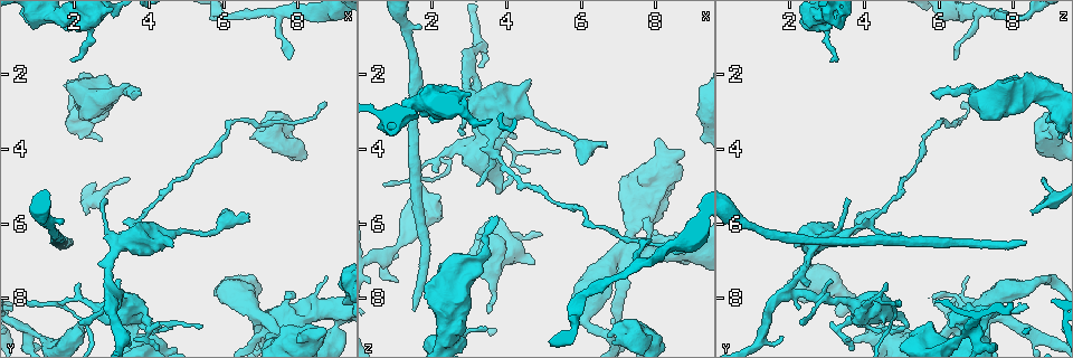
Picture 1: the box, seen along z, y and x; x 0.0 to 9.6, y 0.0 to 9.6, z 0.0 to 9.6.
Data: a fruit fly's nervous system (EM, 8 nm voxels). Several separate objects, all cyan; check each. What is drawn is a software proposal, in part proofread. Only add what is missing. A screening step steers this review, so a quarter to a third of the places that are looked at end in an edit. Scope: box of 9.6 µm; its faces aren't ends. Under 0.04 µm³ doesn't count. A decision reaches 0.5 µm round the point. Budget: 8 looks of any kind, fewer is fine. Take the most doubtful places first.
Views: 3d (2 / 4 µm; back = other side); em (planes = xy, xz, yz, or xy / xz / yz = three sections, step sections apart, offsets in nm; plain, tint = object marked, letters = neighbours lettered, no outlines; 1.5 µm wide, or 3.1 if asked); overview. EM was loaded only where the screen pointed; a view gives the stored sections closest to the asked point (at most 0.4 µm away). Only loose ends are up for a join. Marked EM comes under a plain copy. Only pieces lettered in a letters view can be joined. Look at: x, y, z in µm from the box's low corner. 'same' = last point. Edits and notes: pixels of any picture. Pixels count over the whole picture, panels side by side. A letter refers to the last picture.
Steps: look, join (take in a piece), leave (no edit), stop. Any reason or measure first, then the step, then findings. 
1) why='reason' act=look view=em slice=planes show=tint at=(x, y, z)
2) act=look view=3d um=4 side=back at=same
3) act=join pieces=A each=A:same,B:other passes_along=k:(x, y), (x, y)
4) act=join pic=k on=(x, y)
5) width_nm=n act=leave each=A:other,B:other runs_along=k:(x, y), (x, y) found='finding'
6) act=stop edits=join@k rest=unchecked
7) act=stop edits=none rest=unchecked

why='branch stops here' act=look view=3d um=2 at=(1.45, 6.45, 8.35)

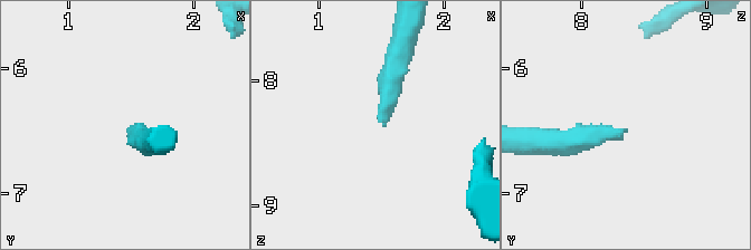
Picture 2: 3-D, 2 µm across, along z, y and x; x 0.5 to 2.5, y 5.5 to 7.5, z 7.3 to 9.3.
why='shape alone is not enough' act=look view=em slice=yz step=8 show=letters at=(1.52, 6.48, 8.38)

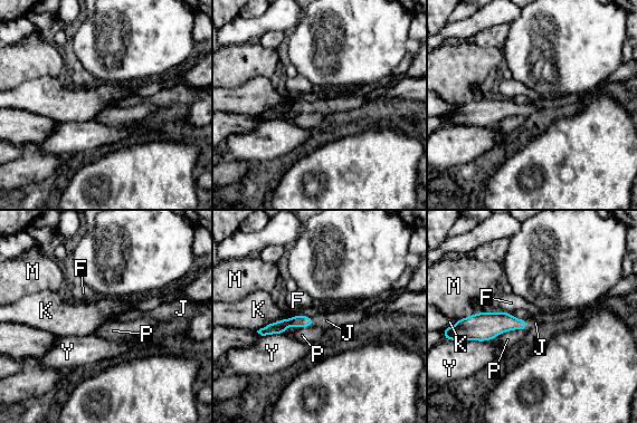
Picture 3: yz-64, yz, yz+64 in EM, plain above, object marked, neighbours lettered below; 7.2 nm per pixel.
act=join pieces=J each=F:other,J:same,K:other,M:other,P:other,Y:other passes_along=3:(492, 324), (526, 324), (532, 323) found='the neuron continues'

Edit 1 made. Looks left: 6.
why='free end' act=look view=em slice=planes show=tint at=(6.05, 5.55, 4.35)

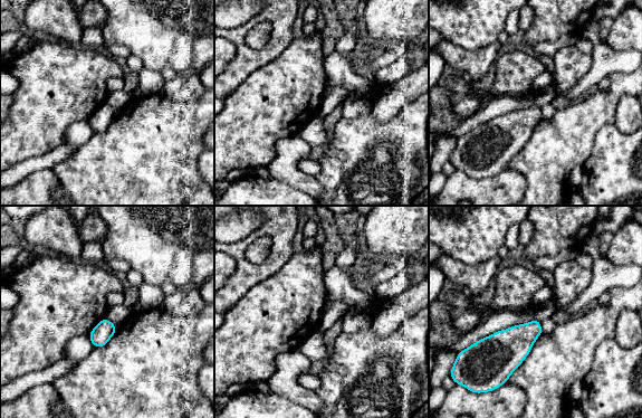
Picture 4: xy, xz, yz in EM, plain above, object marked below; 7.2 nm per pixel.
why='see the neighbours' act=look view=em slice=planes show=letters at=same

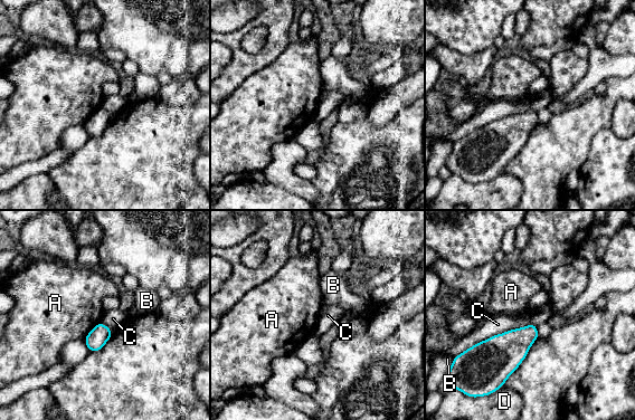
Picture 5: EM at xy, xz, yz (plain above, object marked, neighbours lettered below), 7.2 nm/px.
longest_contact=C:600nm act=leave each=A:other,B:other,C:other,D:other border=5:(100, 321), (83, 337) found='no lettered piece goes on from it'

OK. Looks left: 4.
act=stop edits=join@3 rest=unchecked

